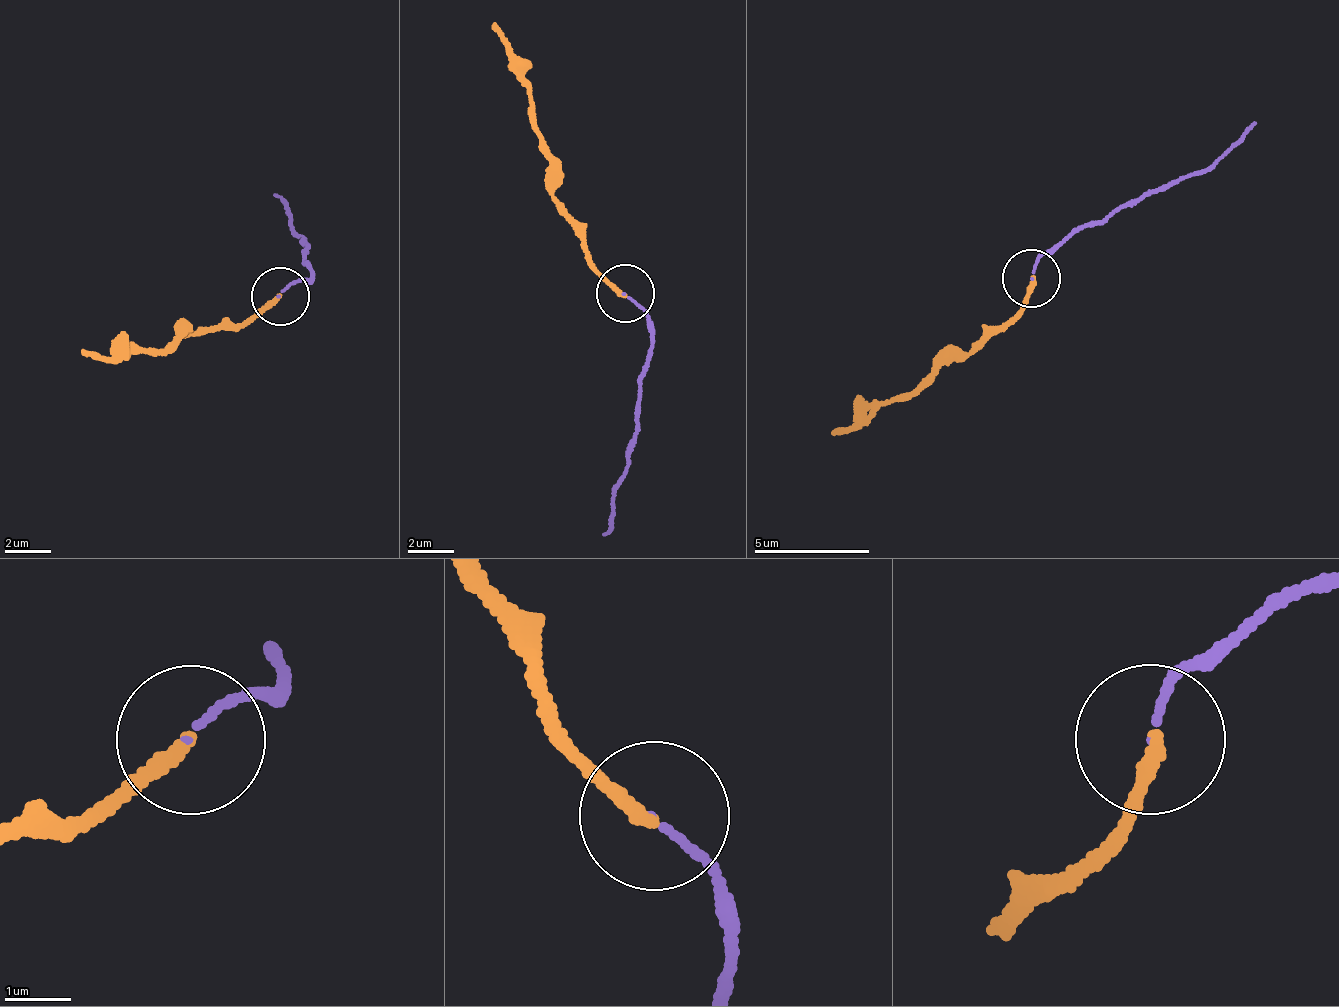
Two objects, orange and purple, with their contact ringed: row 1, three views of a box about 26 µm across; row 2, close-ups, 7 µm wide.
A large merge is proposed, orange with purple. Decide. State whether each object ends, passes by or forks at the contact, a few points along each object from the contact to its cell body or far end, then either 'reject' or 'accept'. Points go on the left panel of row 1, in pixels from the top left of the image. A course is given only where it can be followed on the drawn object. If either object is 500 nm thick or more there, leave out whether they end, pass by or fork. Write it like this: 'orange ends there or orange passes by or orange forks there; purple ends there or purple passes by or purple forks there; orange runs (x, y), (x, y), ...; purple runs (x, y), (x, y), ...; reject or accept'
orange ends there; purple ends there; orange runs (279, 298), (248, 317), (223, 319), (190, 337), (177, 331), (157, 352), (117, 354), (81, 349); purple runs (279, 298), (302, 277), (312, 277), (303, 253), (310, 246), (290, 226), (274, 195); reject

